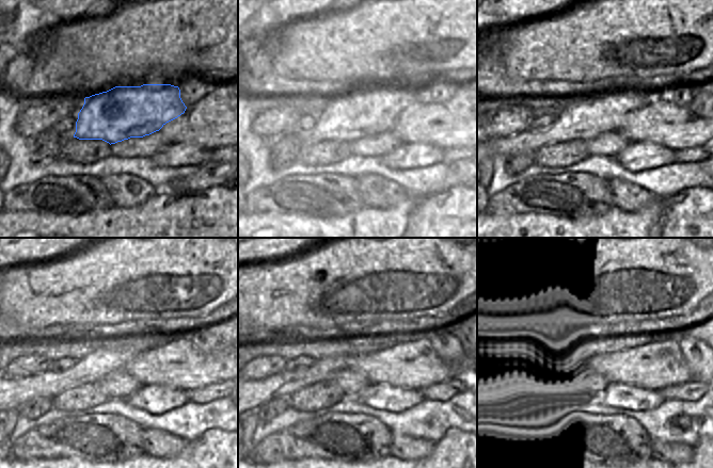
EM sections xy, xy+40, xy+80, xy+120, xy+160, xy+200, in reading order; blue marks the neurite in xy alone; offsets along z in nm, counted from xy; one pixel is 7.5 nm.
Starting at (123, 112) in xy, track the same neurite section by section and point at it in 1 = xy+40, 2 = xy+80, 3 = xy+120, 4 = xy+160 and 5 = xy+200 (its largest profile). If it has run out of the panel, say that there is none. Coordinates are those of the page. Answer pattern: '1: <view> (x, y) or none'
1: xy+40 (359, 114)
2: xy+80 (586, 118)
3: xy+120 (90, 369)
4: xy+160 (284, 384)
5: xy+200 (517, 389)

